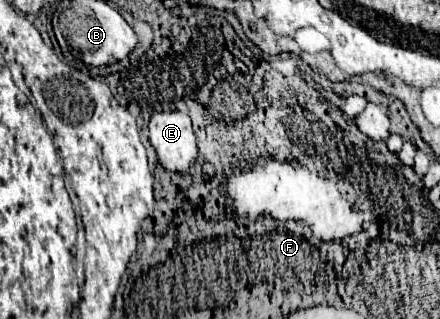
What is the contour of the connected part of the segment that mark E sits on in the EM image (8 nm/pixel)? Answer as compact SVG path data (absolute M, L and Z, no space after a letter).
M156 112L150 118L150 144L160 164L176 174L188 174L198 158L198 144L190 116L182 112Z

